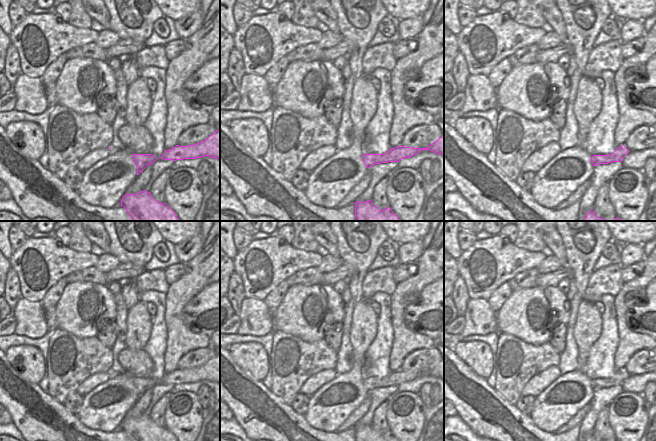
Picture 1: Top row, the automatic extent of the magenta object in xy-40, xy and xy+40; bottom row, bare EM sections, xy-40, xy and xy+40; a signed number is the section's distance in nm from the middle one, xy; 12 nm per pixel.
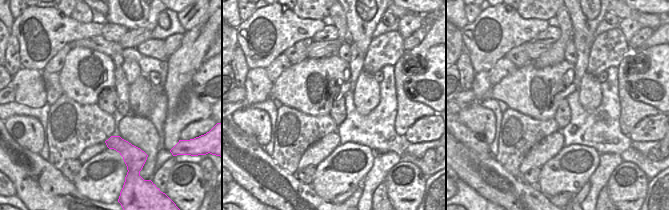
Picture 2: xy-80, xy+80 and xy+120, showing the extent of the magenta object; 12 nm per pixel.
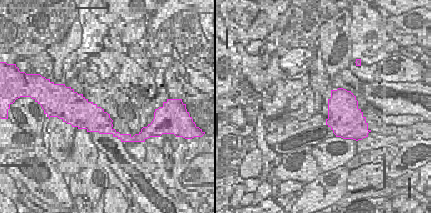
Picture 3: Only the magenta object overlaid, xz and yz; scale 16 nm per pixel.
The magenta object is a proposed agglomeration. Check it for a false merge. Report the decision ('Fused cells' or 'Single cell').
Single cell

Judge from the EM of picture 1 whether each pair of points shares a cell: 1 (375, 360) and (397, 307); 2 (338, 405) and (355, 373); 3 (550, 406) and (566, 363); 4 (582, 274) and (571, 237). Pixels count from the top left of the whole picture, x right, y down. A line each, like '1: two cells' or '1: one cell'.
1: two cells
2: one cell
3: two cells
4: one cell

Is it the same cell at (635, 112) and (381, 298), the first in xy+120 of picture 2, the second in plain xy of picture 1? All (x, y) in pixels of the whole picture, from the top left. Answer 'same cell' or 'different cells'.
different cells

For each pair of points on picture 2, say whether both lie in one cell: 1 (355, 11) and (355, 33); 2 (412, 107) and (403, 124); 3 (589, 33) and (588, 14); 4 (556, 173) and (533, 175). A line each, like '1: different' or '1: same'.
1: same
2: same
3: same
4: different

